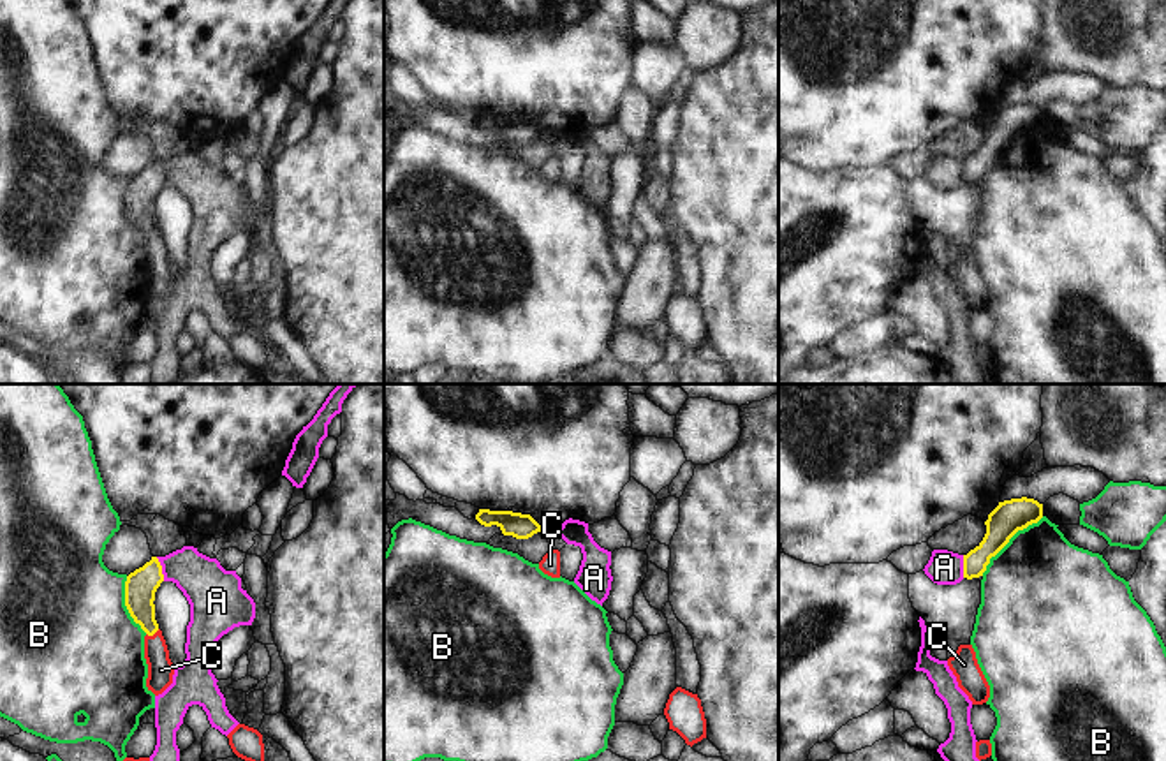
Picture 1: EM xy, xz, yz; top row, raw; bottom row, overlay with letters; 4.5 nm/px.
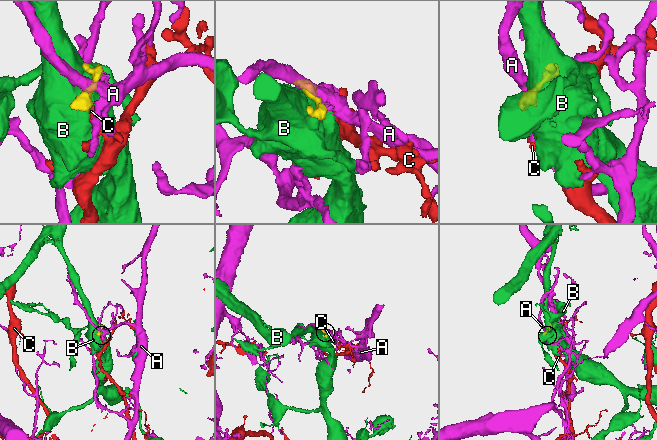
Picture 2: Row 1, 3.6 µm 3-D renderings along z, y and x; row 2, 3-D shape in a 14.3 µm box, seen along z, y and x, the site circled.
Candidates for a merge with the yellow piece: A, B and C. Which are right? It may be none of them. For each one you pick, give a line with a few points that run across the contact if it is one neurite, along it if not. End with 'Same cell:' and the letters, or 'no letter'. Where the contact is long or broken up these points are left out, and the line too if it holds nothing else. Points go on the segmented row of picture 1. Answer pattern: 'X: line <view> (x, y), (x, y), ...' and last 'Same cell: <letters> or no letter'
C: line xy (140, 589), (140, 606), (152, 635), (161, 670)
Same cell: C

